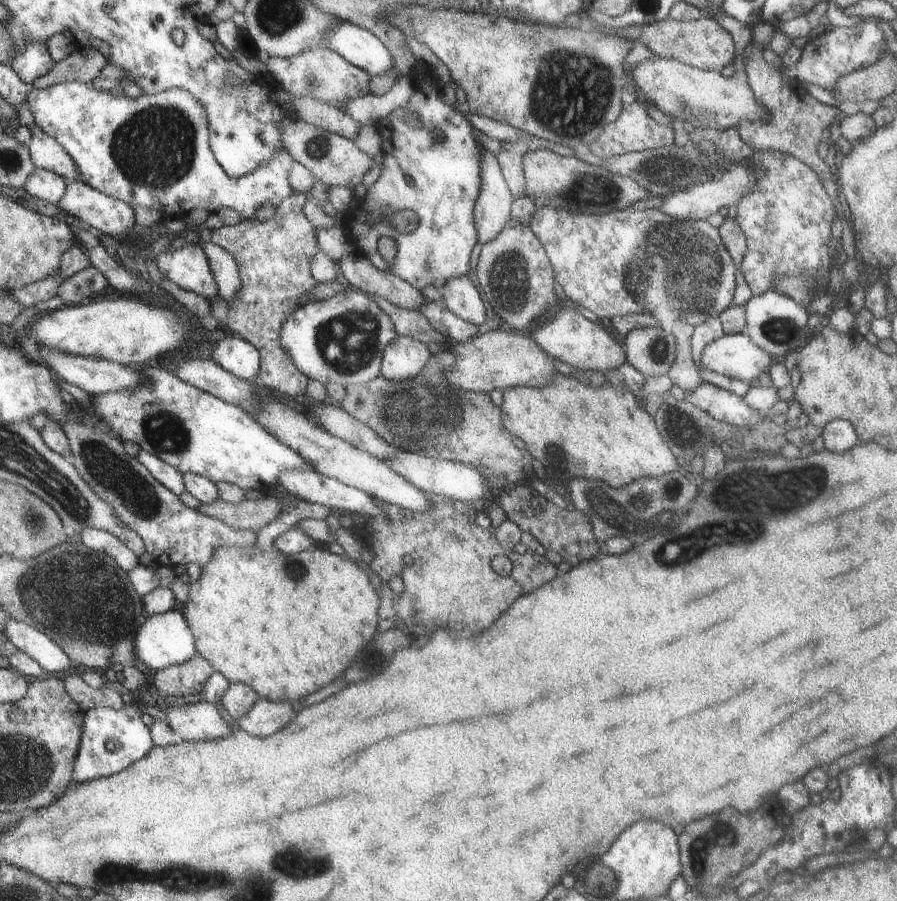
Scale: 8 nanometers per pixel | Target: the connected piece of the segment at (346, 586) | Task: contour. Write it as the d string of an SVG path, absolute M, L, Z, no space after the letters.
M255 542L253 546L233 546L233 548L219 548L215 558L211 558L211 562L201 570L201 576L193 582L189 582L189 602L183 608L183 614L187 618L187 622L191 624L191 630L195 632L195 638L197 638L197 648L199 648L199 654L203 654L215 668L215 672L221 672L223 676L227 676L233 684L251 684L263 700L275 700L275 702L283 702L283 700L301 700L305 698L307 694L313 694L317 690L321 690L323 686L331 684L333 680L337 680L347 668L349 664L353 662L353 658L363 650L367 648L373 638L377 636L379 628L377 628L377 622L381 620L379 618L379 608L383 606L383 598L377 596L375 588L371 586L371 580L369 580L369 568L359 564L359 562L353 562L349 556L339 556L339 554L333 554L327 550L327 546L313 546L311 550L305 550L301 554L285 554L281 552L279 548L269 548L269 550L261 550L259 544Z

